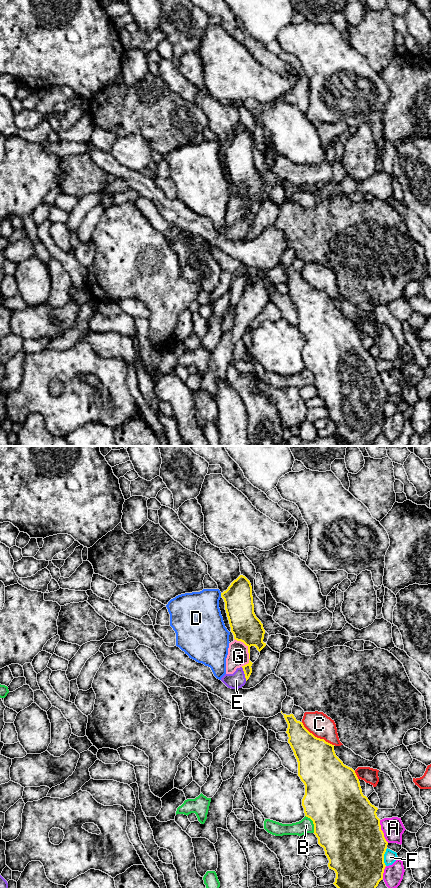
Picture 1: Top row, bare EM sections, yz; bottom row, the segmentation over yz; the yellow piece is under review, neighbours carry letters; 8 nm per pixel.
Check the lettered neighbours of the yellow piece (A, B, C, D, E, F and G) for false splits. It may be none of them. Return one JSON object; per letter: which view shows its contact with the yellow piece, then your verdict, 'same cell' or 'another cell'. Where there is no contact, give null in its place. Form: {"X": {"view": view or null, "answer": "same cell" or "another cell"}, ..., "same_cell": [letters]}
{"A": {"view": "yz", "answer": "another cell"}, "B": {"view": "yz", "answer": "another cell"}, "C": {"view": "yz", "answer": "another cell"}, "D": {"view": "yz", "answer": "another cell"}, "E": {"view": "yz", "answer": "same cell"}, "F": {"view": "yz", "answer": "another cell"}, "G": {"view": "yz", "answer": "another cell"}, "same_cell": ["E"]}

